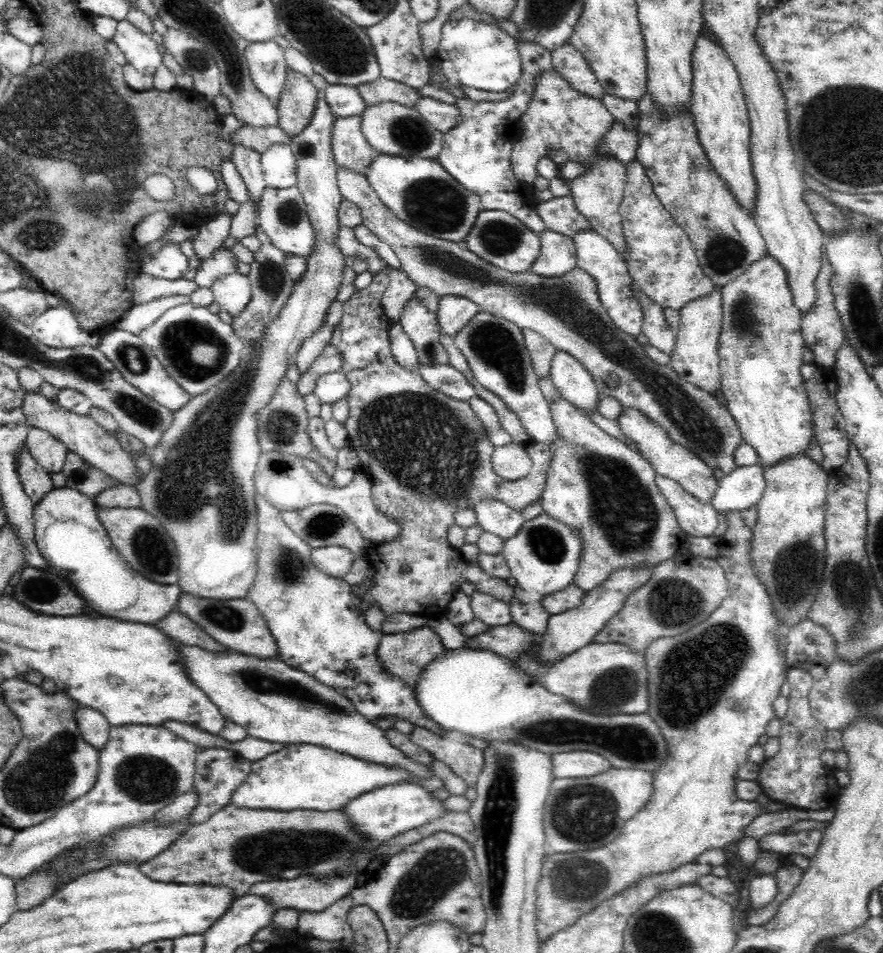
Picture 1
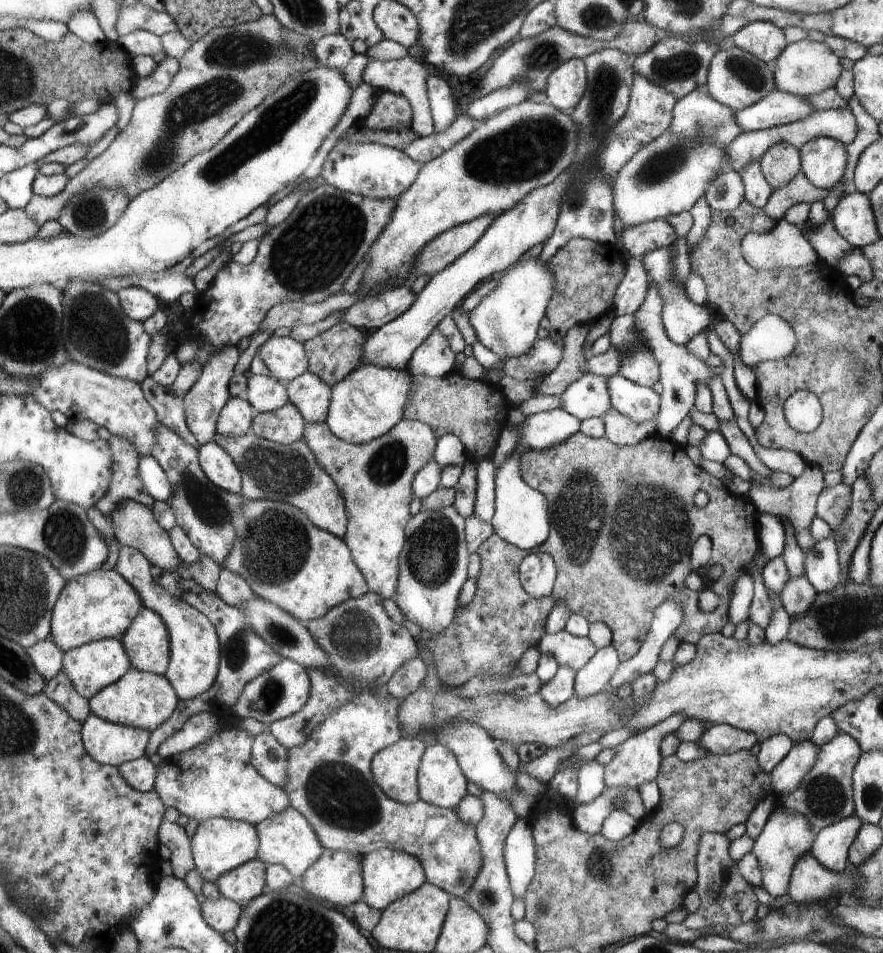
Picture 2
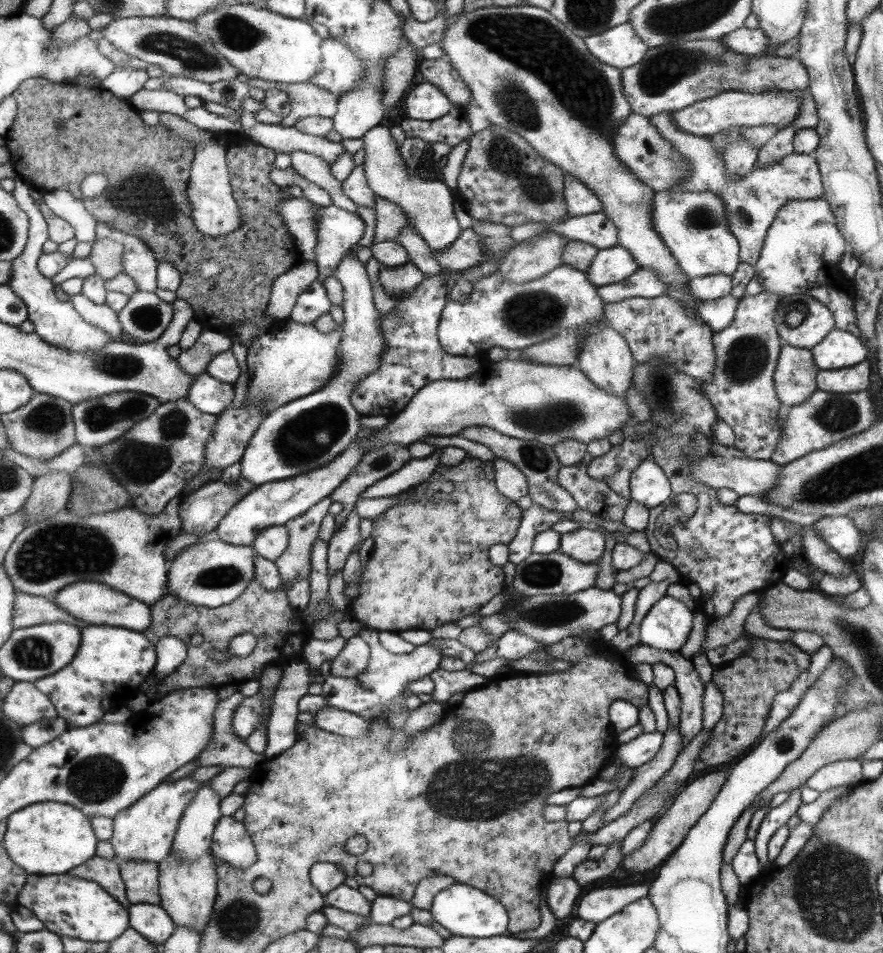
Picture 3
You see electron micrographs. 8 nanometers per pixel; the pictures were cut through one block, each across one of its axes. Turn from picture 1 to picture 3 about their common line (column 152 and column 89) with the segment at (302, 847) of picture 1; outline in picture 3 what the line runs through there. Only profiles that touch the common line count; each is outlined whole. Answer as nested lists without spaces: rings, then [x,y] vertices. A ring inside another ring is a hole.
[[[101,856],[89,860],[87,864],[81,864],[68,872],[70,878],[86,879],[96,881],[103,889],[112,894],[121,904],[129,908],[128,890],[122,870],[117,860],[105,860]]]

